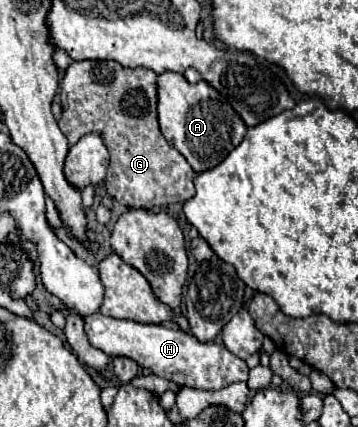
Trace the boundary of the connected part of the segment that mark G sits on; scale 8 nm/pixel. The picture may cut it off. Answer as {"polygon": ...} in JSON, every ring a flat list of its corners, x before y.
{"polygon":[[74,61,60,83,62,119,58,121,68,143,88,133,100,133,110,160,104,187,126,207,166,207,184,203,194,195,194,171,188,161,168,145,158,127,158,75,146,67,128,69,118,61]]}

